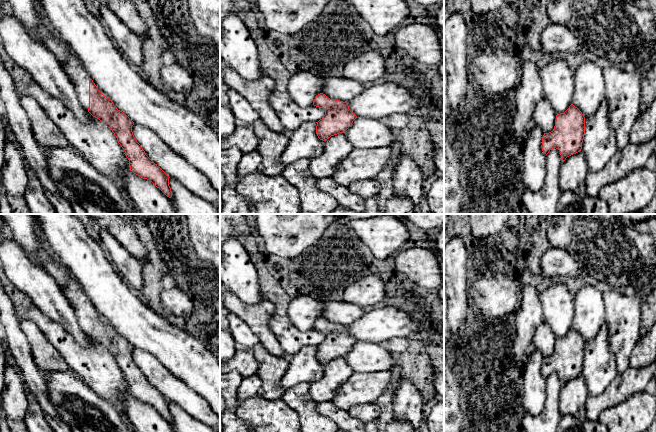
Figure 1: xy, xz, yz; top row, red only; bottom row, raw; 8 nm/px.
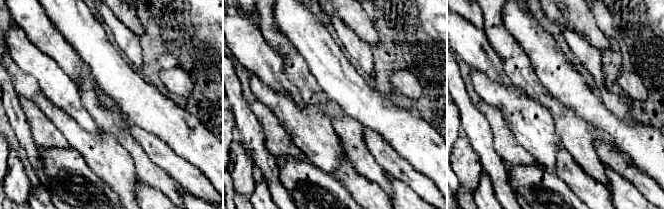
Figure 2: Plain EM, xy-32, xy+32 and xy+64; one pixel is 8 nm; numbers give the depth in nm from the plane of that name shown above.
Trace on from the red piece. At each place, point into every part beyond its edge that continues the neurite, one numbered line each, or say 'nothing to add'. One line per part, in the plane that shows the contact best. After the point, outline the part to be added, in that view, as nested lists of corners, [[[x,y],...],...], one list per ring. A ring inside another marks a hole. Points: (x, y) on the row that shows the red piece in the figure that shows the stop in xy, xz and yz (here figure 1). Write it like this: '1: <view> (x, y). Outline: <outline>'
1: xy (80, 78). Outline: [[[72,52],[67,65],[62,66],[63,70],[72,81],[78,100],[88,111],[89,108],[89,80],[90,76],[83,68],[78,57]]]

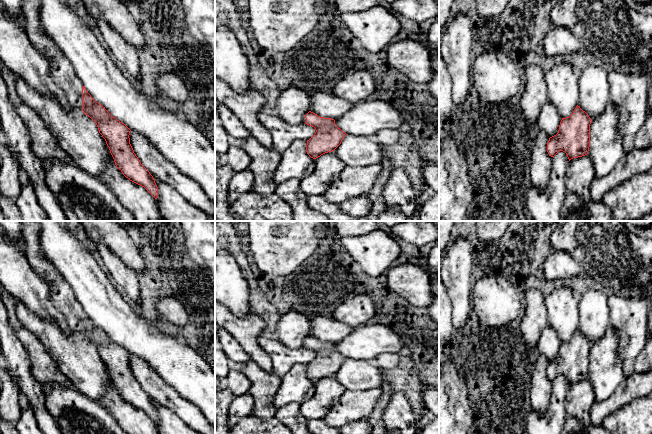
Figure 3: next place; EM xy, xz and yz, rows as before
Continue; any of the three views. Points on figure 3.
1: xy (62, 71). Outline: [[[22,0],[22,9],[26,19],[25,33],[31,44],[50,62],[51,76],[66,94],[69,105],[82,110],[83,84],[71,62],[42,28],[39,18],[39,1]]]

